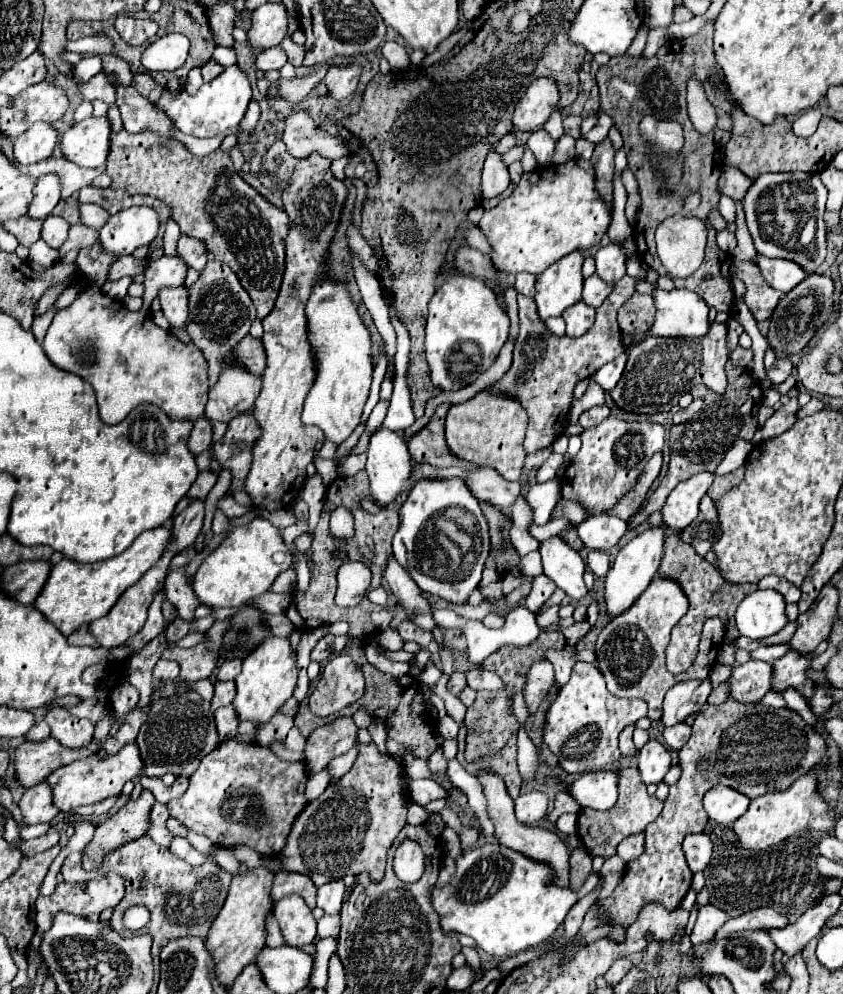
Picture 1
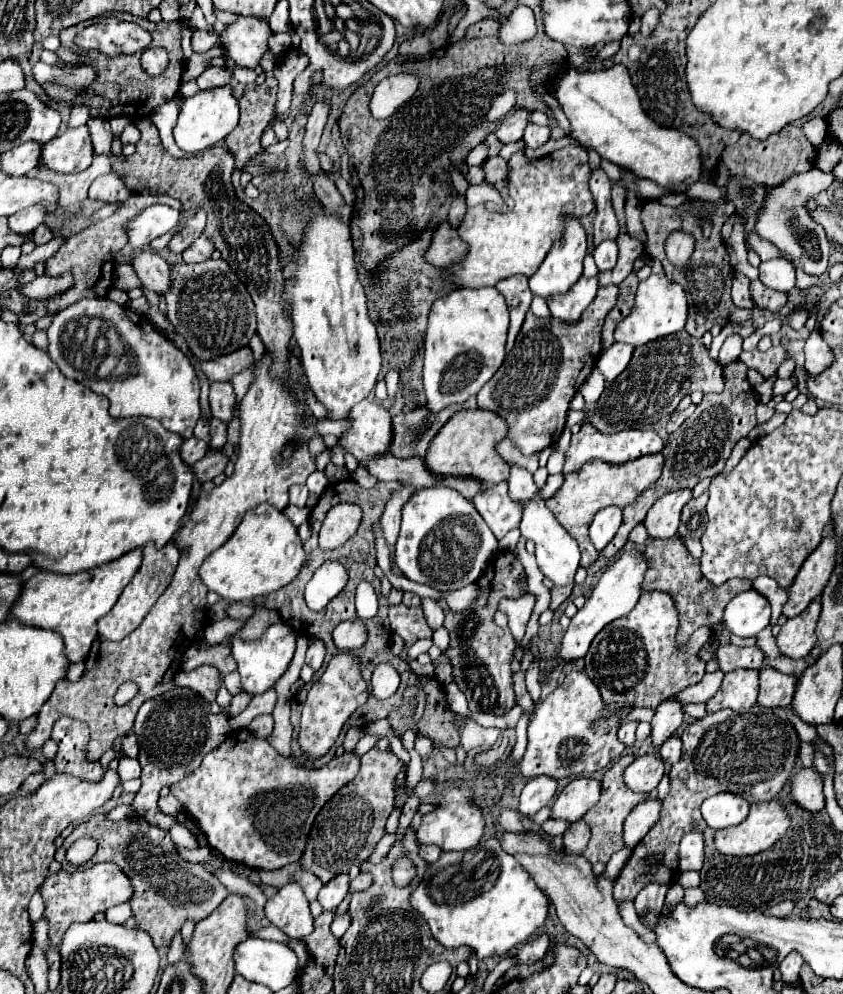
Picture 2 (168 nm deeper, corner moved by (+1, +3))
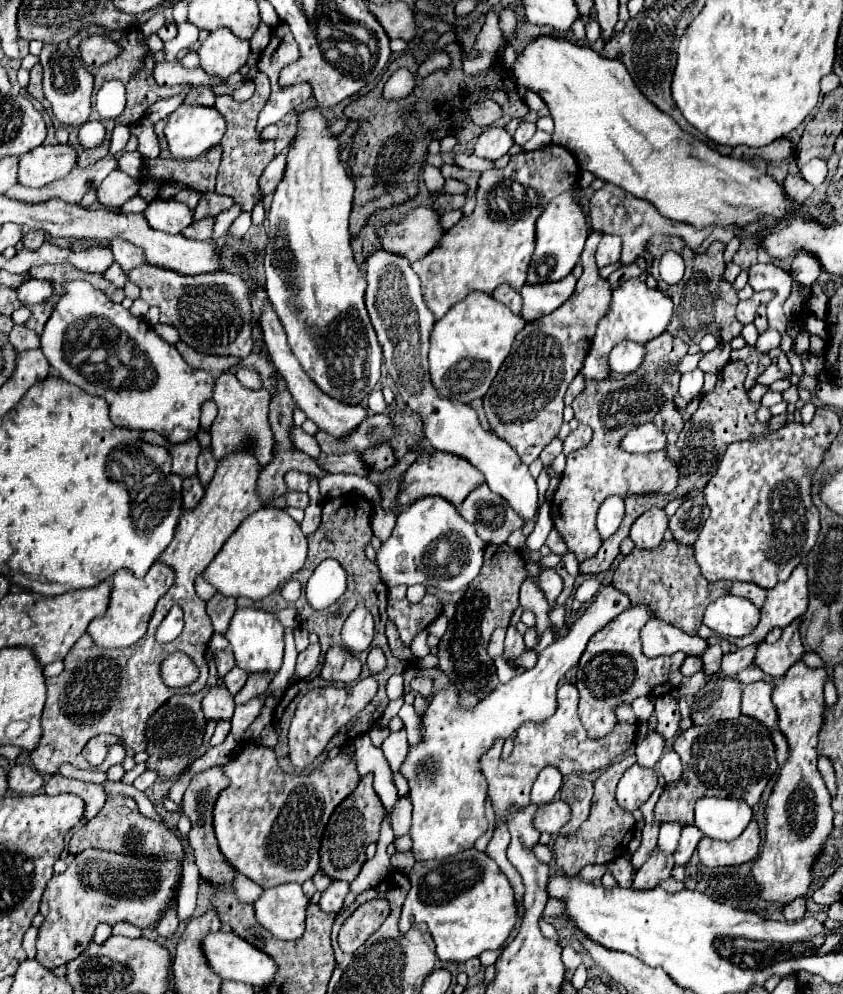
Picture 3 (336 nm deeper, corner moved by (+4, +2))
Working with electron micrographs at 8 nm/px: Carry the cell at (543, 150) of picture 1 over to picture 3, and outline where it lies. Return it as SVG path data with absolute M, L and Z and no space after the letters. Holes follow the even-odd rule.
M521 122L521 126L515 130L515 142L525 144L527 140L533 138L535 132L537 132L537 126L533 122Z

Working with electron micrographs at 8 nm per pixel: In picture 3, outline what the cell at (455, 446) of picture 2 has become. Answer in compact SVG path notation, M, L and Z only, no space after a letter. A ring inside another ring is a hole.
M439 450L423 452L403 474L403 484L397 496L397 504L409 506L417 498L423 498L423 496L443 496L451 504L459 506L469 496L469 492L473 492L483 482L485 482L485 476L481 476L481 472L469 460L463 460L463 456L455 456L455 454L439 452Z

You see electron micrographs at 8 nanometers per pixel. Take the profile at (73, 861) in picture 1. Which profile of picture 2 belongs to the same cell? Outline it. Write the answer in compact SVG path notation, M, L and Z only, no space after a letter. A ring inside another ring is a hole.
M106 813L92 815L86 823L80 823L64 839L64 845L56 851L56 859L62 863L64 871L72 873L81 869L81 866L70 865L64 859L64 851L68 851L70 839L80 839L80 837L92 837L98 843L94 857L82 865L83 868L92 867L98 861L112 861L130 877L134 885L134 899L130 901L130 907L136 925L152 937L156 947L170 945L174 933L180 931L186 919L192 919L194 923L202 921L228 897L226 887L220 881L216 881L204 867L184 861L178 855L168 831L154 827L144 819L110 821ZM200 891L204 891L202 899L194 899L200 895Z

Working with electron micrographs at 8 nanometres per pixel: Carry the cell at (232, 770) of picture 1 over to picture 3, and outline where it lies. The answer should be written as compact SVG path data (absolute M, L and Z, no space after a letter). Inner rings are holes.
M243 742L241 750L221 768L229 778L229 786L217 796L213 808L213 830L219 850L227 862L235 866L237 872L257 882L261 888L279 886L285 882L303 884L309 880L319 870L319 844L335 804L349 796L361 778L357 772L355 754L337 754L337 758L325 760L309 774L287 774L277 766L273 748L257 742Z

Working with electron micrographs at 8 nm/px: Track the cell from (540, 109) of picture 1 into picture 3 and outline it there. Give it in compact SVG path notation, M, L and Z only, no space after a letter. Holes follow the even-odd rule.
M487 128L475 144L475 154L489 160L497 160L503 154L507 154L511 146L513 134L509 134L505 128Z

